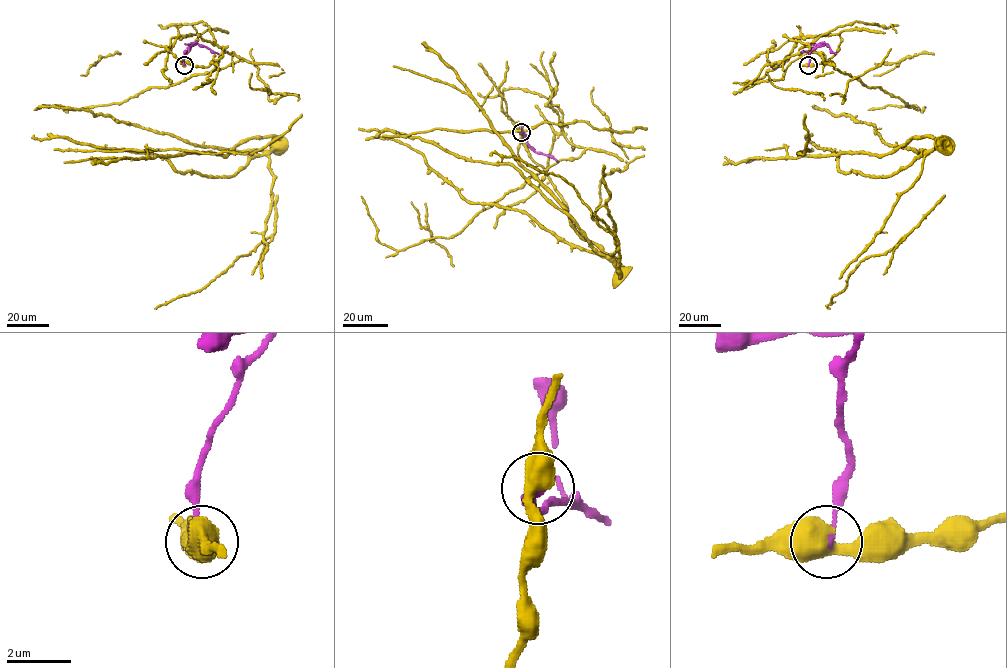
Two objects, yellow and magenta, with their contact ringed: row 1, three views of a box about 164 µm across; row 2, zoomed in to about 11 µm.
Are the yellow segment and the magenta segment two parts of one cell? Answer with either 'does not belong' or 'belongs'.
does not belong

